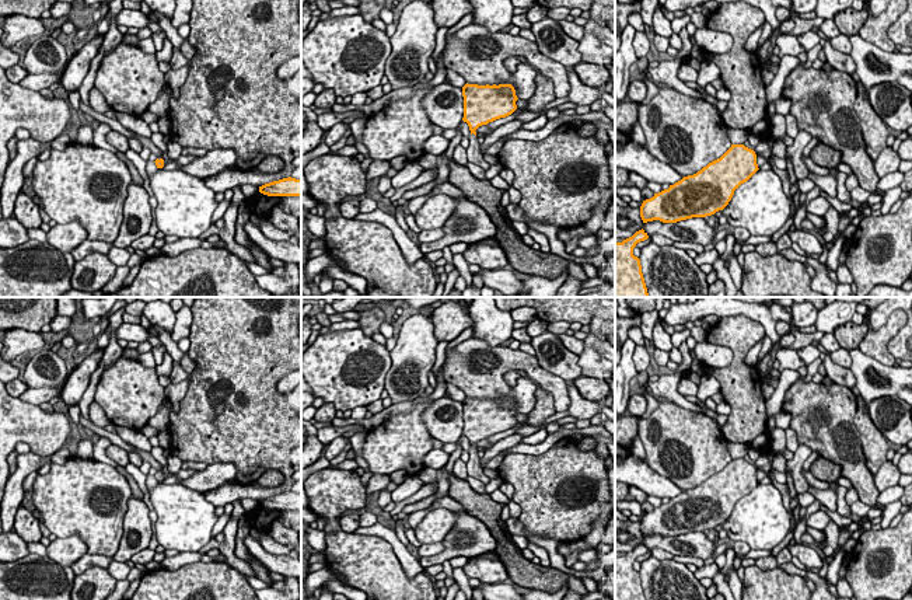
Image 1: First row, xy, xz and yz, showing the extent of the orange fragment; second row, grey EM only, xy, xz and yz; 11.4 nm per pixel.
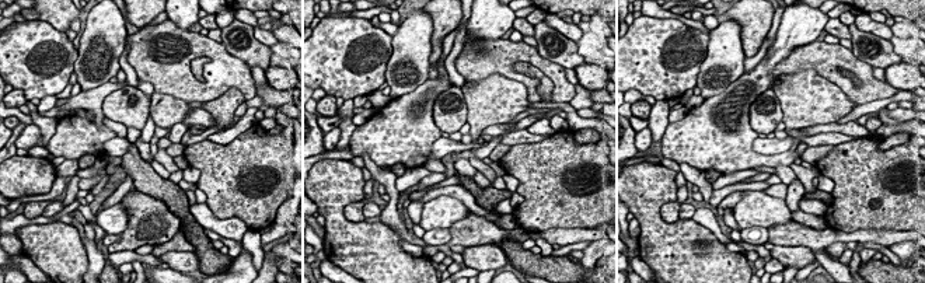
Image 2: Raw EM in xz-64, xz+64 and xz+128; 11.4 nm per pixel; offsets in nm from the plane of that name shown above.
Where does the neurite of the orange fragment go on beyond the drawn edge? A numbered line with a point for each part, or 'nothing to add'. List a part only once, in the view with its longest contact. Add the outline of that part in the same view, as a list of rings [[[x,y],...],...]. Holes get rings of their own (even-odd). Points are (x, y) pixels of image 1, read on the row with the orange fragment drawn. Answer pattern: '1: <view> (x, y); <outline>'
1: xz (474, 154); [[[474,133],[469,136],[467,157],[468,157],[468,163],[479,165],[483,171],[488,171],[490,168],[490,164],[483,158],[483,153],[481,151],[478,136],[475,136]]]

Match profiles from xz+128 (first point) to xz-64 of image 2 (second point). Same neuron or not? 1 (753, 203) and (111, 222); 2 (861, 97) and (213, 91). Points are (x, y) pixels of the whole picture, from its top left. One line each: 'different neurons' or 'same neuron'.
1: same neuron
2: same neuron

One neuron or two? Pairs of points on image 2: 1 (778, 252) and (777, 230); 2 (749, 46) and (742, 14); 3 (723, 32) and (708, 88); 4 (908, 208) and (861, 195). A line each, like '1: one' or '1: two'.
1: two
2: one
3: one
4: one

